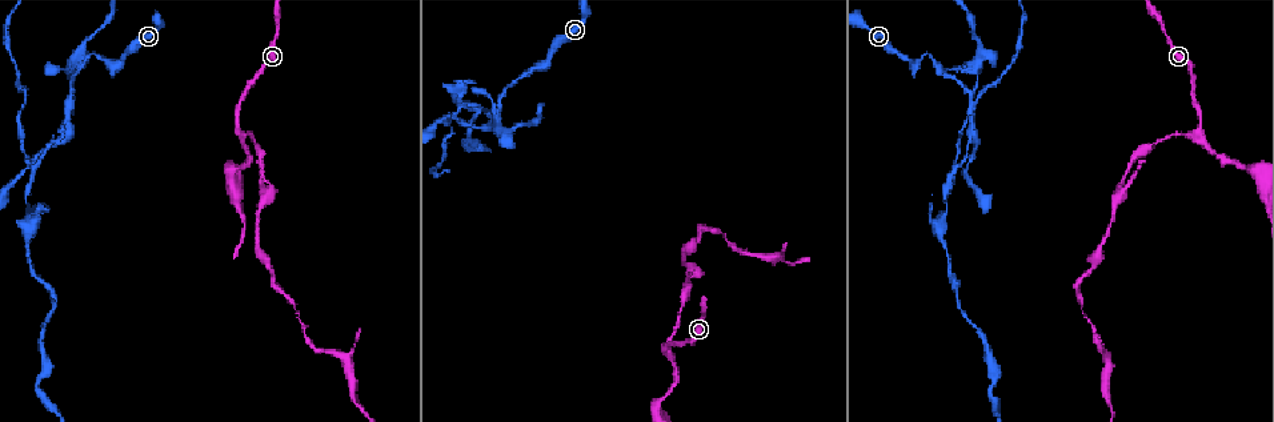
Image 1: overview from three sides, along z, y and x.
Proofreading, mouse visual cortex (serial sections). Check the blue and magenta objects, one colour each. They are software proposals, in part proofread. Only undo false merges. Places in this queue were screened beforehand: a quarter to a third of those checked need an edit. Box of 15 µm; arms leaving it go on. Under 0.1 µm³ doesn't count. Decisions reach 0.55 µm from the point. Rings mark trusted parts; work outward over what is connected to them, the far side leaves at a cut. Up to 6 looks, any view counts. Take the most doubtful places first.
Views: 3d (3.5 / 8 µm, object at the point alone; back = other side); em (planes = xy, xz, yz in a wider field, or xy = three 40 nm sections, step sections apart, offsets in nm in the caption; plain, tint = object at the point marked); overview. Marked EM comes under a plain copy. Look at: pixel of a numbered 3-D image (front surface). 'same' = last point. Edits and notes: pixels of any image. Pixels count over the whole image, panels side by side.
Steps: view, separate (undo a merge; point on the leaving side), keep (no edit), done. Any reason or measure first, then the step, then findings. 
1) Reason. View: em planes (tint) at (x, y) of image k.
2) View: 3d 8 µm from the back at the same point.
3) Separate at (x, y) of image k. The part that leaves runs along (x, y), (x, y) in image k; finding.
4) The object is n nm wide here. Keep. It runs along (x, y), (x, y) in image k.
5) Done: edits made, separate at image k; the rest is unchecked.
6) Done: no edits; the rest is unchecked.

Arms part here. View: 3d 3.5 µm at (663, 353) of image 1.

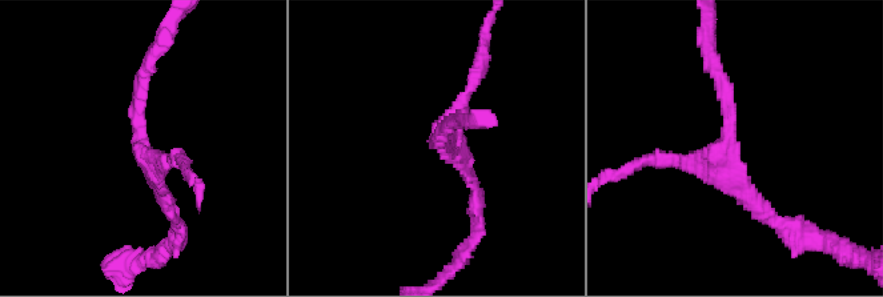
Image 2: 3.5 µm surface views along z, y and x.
3 arms meet here; the arms are 150, 200, 200 nm wide. View: em xy step 3 (tint) at (140, 144) of image 2.

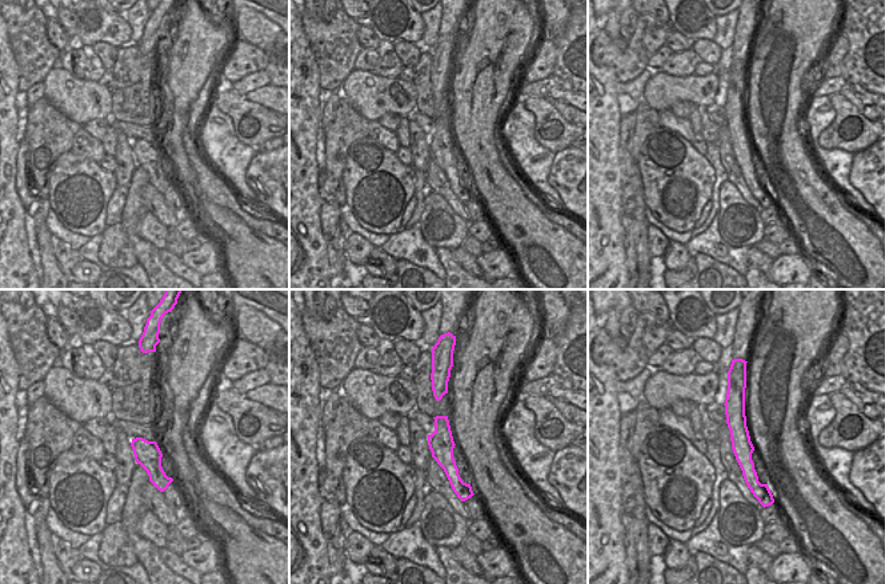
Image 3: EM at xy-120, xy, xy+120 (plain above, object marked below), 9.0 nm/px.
View: em xy step 5 (tint) at the same point.

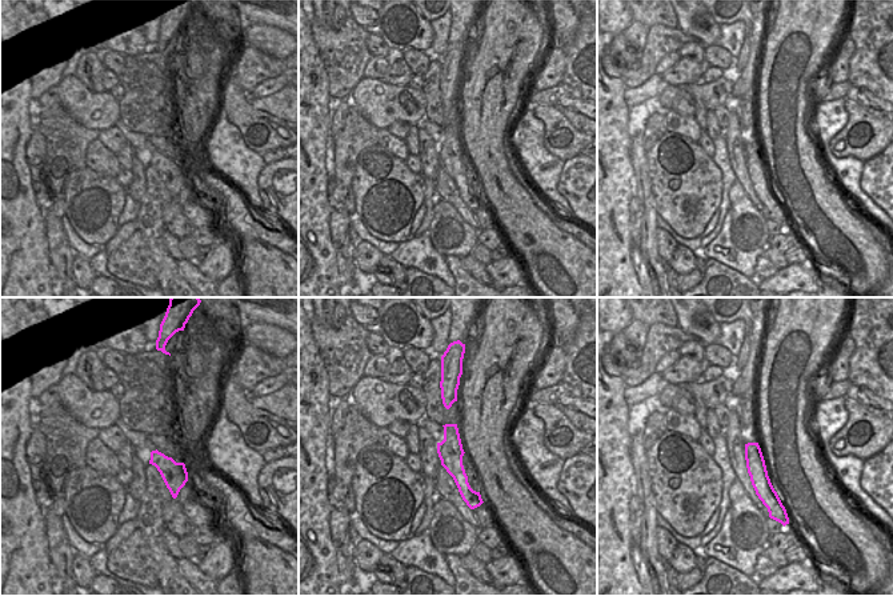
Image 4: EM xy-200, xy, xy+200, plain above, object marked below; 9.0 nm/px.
Keep. It runs along (448, 427), (451, 459), (469, 500) in image 4; continuous, no second cell.

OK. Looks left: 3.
Abrupt turn. View: 3d 8 µm at (94, 51) of image 1.

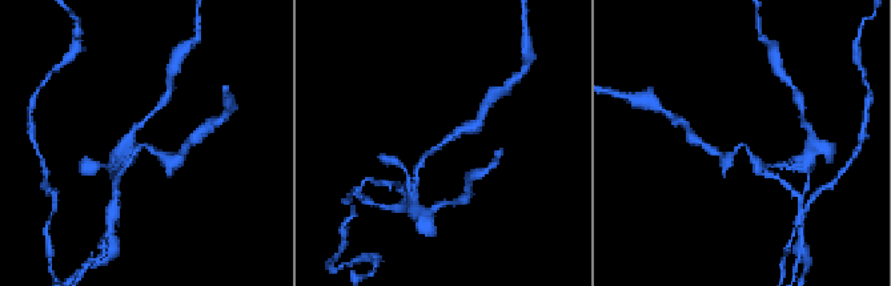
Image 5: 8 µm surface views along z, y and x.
Zoom in. View: 3d 3.5 µm at (143, 145) of image 5.

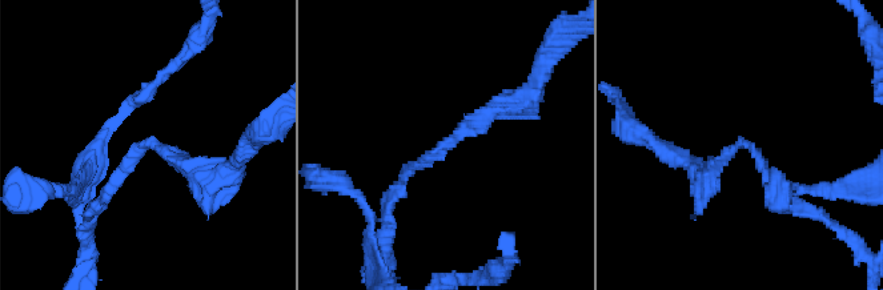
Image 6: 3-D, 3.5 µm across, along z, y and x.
The arms are 150, 250 nm wide. View: em planes (tint) at (447, 144) of image 6.

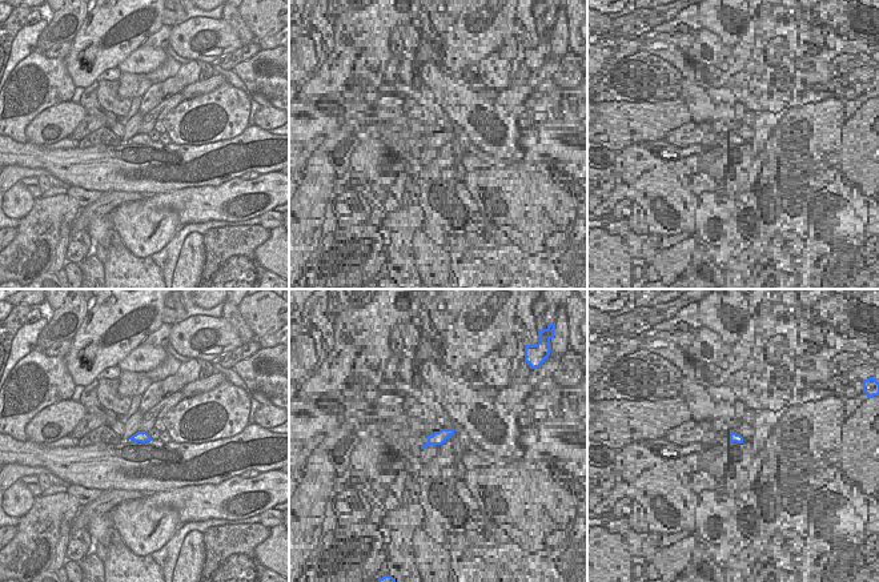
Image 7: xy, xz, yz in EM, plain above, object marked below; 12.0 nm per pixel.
Keep. It runs along (518, 104), (474, 121), (400, 186) in image 6; all the same cell.

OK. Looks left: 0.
Done: no edits; the rest is unchecked.

